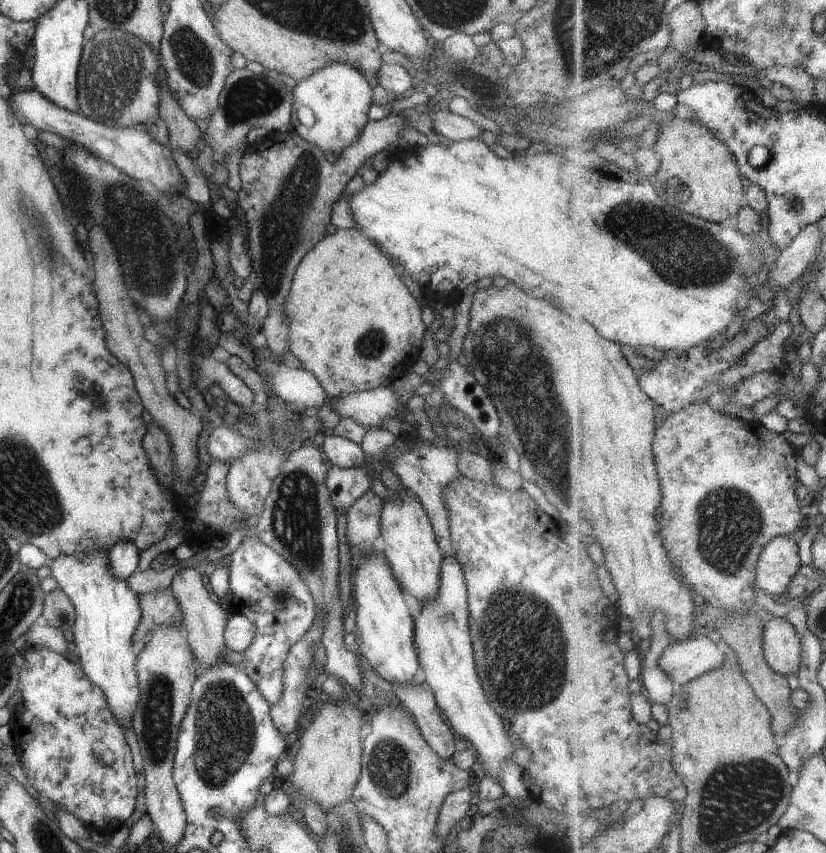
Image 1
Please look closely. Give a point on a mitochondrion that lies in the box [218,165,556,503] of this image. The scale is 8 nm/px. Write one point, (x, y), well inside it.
(371, 343)

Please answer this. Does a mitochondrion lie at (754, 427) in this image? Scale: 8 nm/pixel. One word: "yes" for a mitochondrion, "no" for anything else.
no

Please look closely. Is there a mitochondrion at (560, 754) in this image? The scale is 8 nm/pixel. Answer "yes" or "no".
no

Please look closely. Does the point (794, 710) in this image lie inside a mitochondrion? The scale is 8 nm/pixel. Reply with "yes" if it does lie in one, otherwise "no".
no

